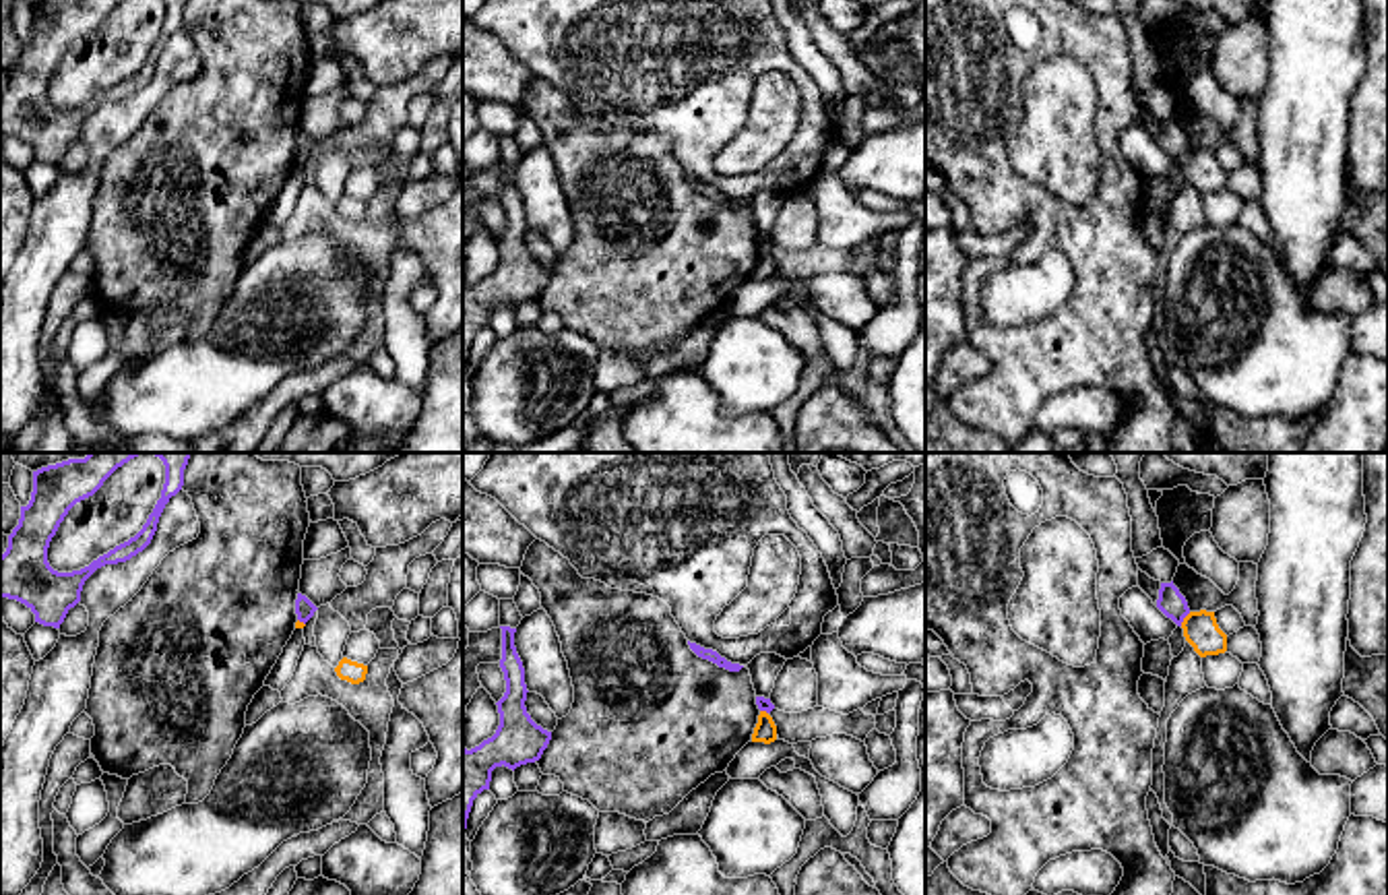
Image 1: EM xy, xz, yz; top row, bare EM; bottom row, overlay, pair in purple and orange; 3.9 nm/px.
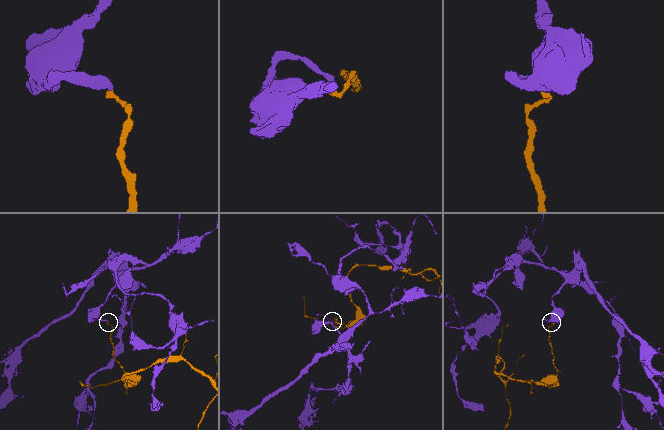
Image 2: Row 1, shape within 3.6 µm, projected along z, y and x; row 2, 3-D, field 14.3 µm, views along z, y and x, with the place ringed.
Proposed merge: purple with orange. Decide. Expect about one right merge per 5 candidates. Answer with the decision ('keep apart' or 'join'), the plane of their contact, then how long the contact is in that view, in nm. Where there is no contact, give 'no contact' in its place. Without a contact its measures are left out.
keep apart | yz | 70 nm

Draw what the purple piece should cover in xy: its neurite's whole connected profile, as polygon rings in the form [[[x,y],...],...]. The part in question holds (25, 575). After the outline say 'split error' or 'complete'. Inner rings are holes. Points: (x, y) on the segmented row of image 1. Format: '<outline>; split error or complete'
[[[89,453],[85,459],[33,471],[31,500],[21,506],[19,525],[0,556],[0,597],[25,604],[35,614],[35,622],[60,628],[68,610],[81,601],[85,581],[97,568],[126,562],[151,544],[165,504],[184,486],[188,459],[190,453]],[[138,455],[155,455],[165,465],[161,498],[143,529],[81,570],[54,570],[48,548],[68,511],[93,496],[118,467]]]; complete

